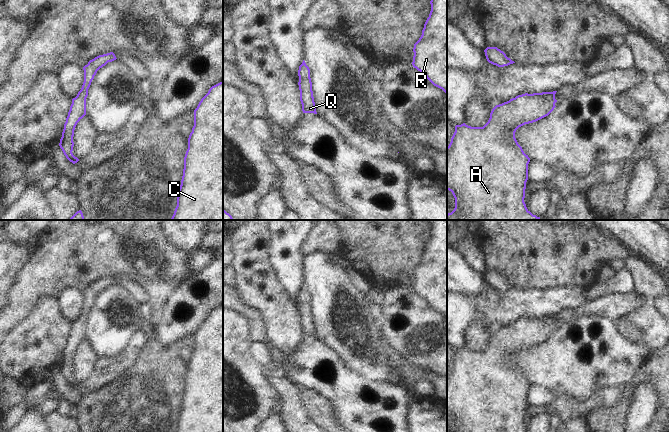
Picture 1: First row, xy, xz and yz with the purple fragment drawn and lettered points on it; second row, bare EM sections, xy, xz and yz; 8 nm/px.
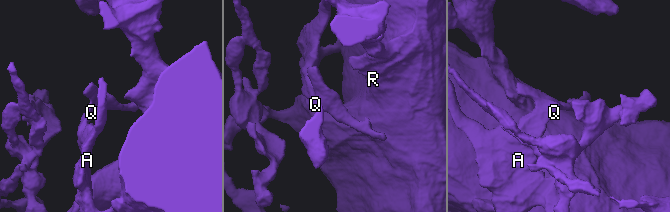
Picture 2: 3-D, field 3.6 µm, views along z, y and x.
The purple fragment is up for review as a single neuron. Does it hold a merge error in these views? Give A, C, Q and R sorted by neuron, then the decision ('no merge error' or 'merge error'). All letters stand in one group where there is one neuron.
groups A C Q R; no merge error

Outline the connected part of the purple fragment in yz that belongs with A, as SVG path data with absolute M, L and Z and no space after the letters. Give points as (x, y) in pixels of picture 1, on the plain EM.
M556 316L525 317L496 329L483 351L471 351L465 347L455 350L455 356L447 371L447 414L451 415L455 422L455 432L527 432L524 422L530 382L518 368L515 356L525 348L548 340L556 331Z

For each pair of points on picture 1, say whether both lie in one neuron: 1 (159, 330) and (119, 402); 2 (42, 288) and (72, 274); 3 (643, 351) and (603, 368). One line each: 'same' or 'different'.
1: different
2: same
3: same

